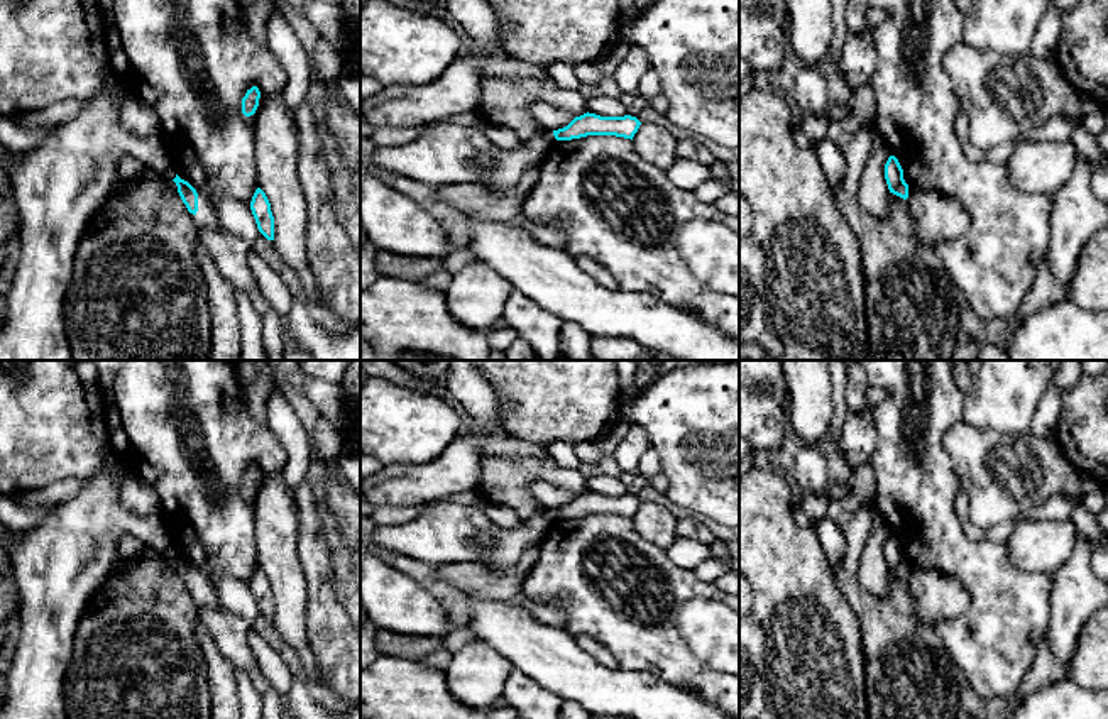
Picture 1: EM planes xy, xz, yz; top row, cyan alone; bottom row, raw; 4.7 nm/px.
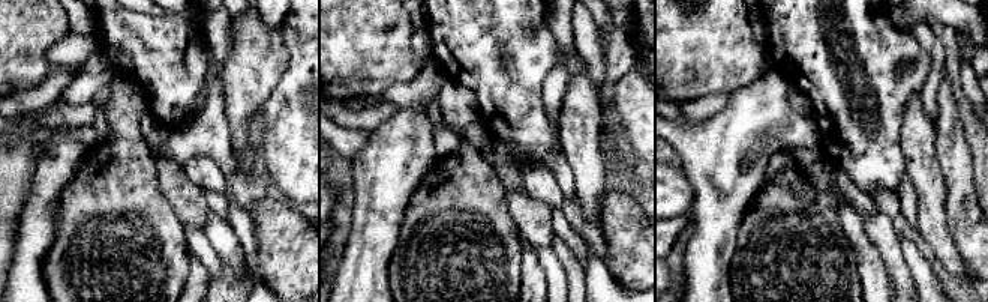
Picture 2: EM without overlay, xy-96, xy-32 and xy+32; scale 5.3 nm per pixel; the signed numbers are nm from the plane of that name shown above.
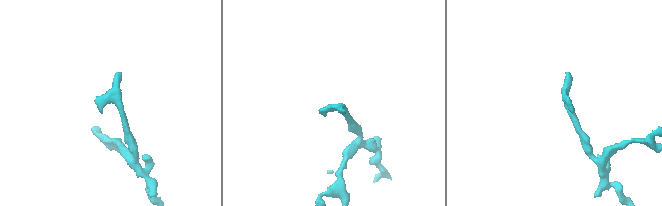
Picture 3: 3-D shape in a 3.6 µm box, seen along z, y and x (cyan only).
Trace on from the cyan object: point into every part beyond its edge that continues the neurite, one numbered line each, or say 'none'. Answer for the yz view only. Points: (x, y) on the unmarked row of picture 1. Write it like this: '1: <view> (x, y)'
none

